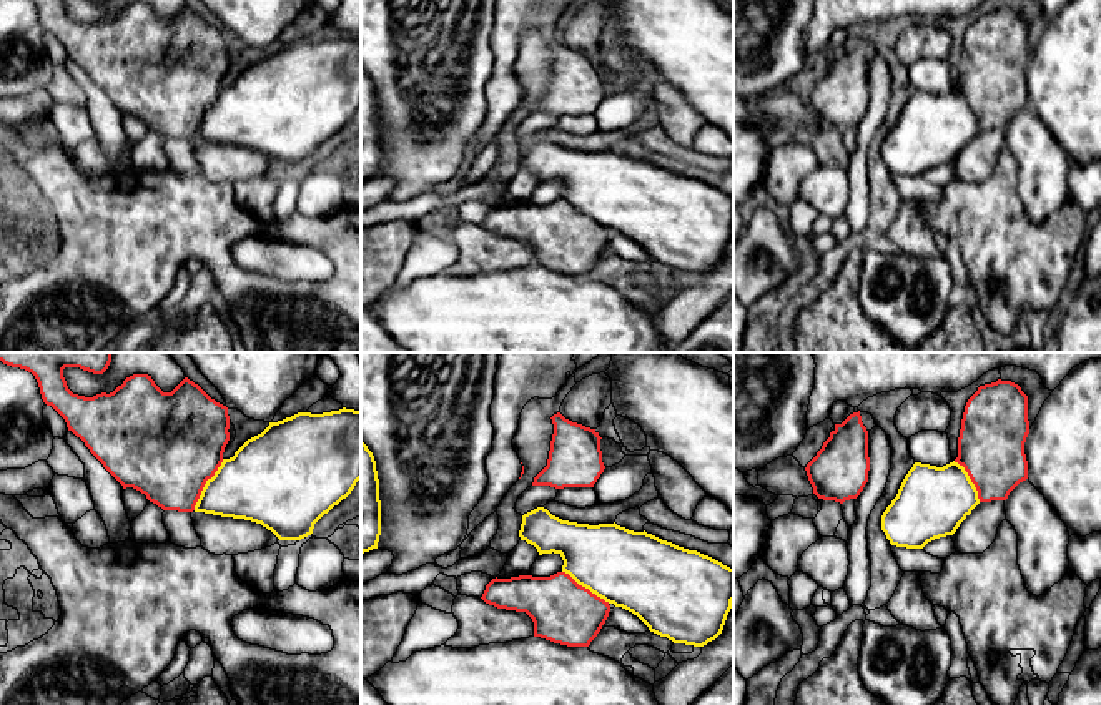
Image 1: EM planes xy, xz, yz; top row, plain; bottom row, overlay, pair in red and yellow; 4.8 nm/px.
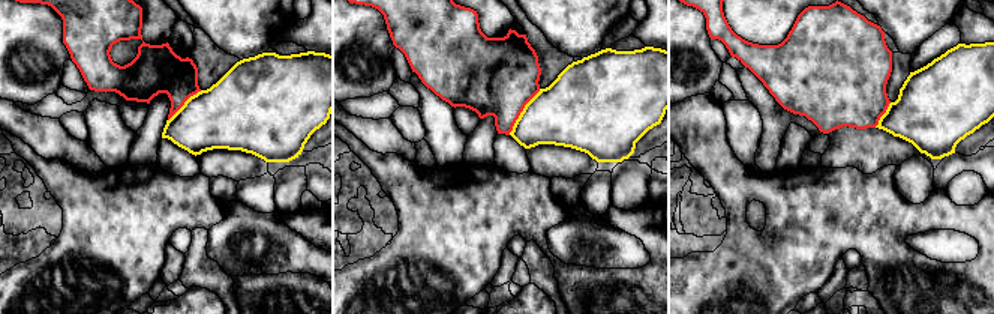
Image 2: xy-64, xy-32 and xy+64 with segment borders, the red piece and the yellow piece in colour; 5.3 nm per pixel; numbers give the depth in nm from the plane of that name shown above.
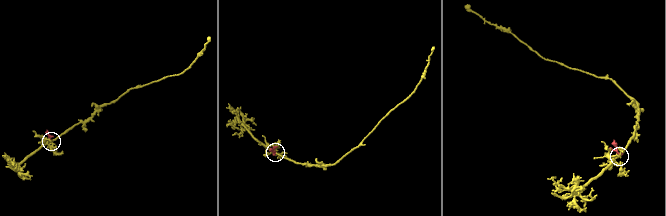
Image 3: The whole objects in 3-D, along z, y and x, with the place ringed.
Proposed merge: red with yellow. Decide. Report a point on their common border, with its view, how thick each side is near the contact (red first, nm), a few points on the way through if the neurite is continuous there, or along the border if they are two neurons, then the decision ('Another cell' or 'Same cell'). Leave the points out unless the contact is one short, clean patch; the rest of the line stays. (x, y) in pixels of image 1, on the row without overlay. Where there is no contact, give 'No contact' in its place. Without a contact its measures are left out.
Touches red at xy (205, 110). Thickness 500 nm (red) against 360 nm. Boundary: xy (223, 87), (207, 108), (193, 137). Another cell

